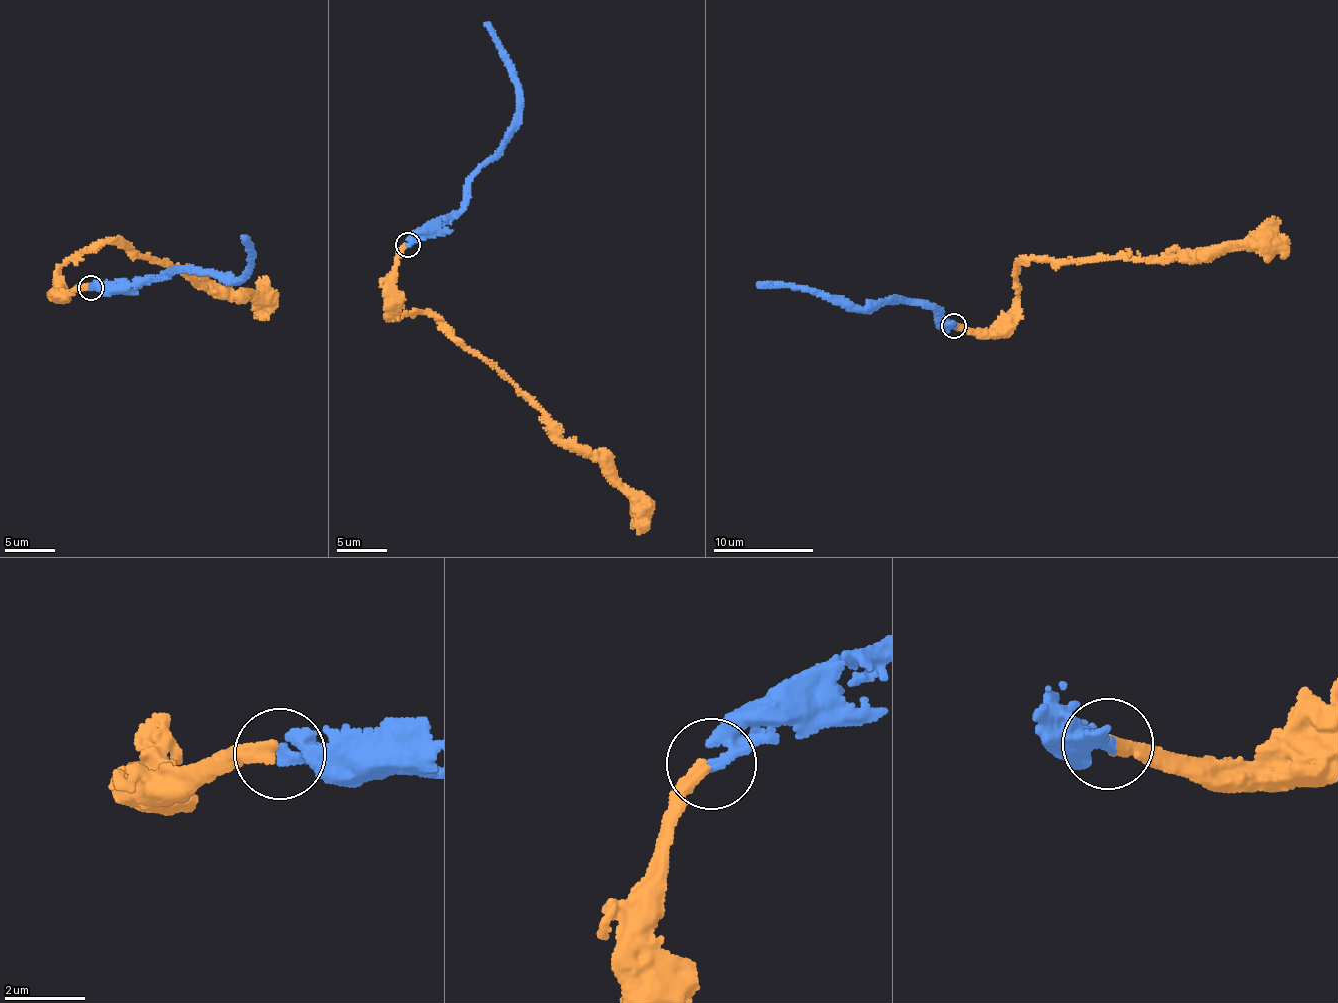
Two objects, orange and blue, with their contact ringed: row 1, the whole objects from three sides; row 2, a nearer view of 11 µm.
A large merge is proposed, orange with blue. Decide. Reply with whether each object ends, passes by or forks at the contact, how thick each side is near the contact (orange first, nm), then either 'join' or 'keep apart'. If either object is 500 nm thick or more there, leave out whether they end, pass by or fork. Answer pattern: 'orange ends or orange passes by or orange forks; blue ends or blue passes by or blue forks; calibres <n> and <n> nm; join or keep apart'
orange ends; blue ends; calibres 340 and 280 nm; join

